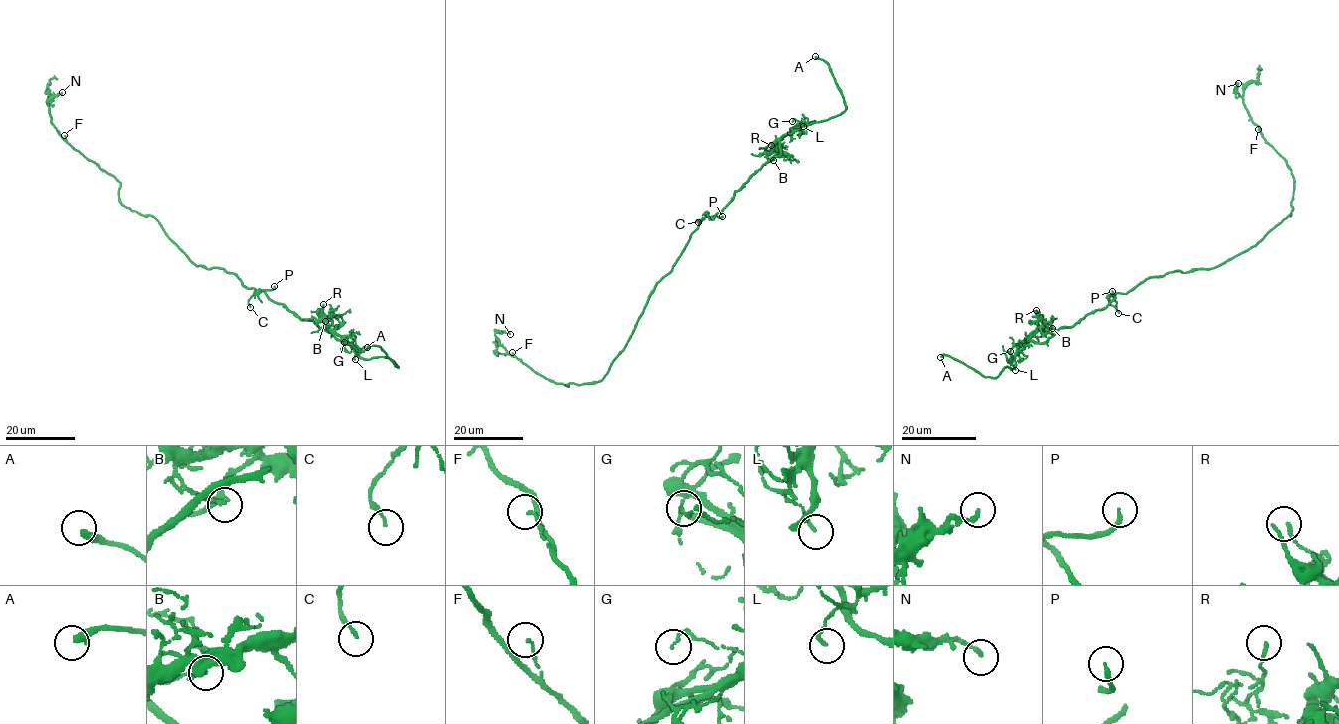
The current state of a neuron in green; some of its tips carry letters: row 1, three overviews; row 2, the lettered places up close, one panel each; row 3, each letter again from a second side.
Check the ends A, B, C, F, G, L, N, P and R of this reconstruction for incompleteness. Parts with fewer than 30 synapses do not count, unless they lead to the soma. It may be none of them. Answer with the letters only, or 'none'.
P

